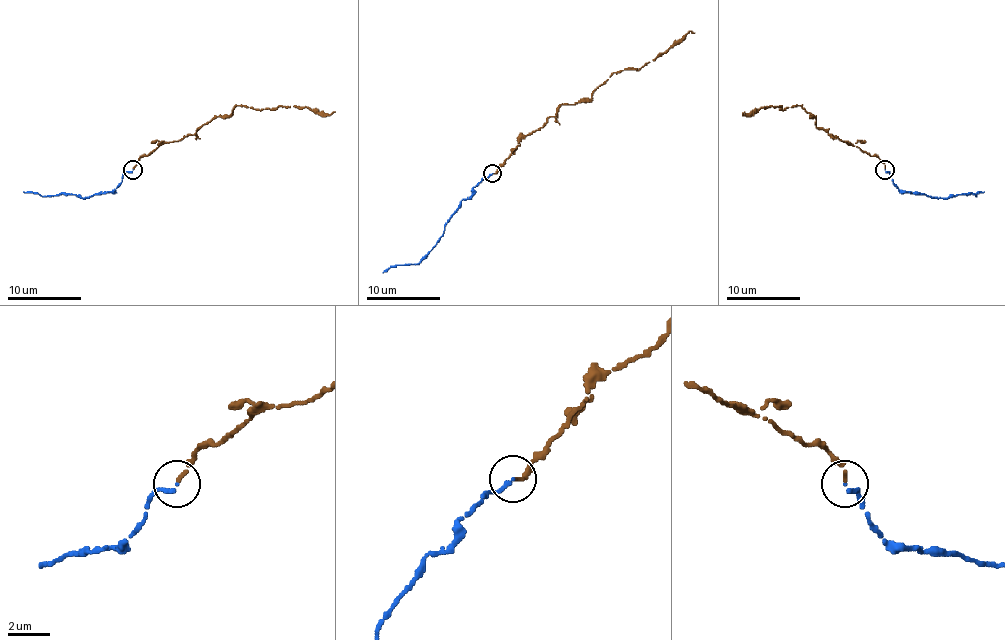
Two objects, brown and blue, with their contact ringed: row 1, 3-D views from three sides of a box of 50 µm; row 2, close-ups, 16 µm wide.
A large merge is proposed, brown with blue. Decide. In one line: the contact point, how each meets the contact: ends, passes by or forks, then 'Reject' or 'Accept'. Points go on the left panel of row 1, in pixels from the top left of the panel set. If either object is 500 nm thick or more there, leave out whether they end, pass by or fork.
Place: (133, 169). At the ring brown ends. At the ring blue ends. Accept

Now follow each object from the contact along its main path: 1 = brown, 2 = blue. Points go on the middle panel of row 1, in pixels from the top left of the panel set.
1: (492, 173), (523, 138), (539, 129), (561, 105), (587, 101), (615, 72), (644, 66), (688, 33), (694, 33)
2: (492, 173), (462, 200), (440, 239), (416, 264), (394, 264), (383, 272)

